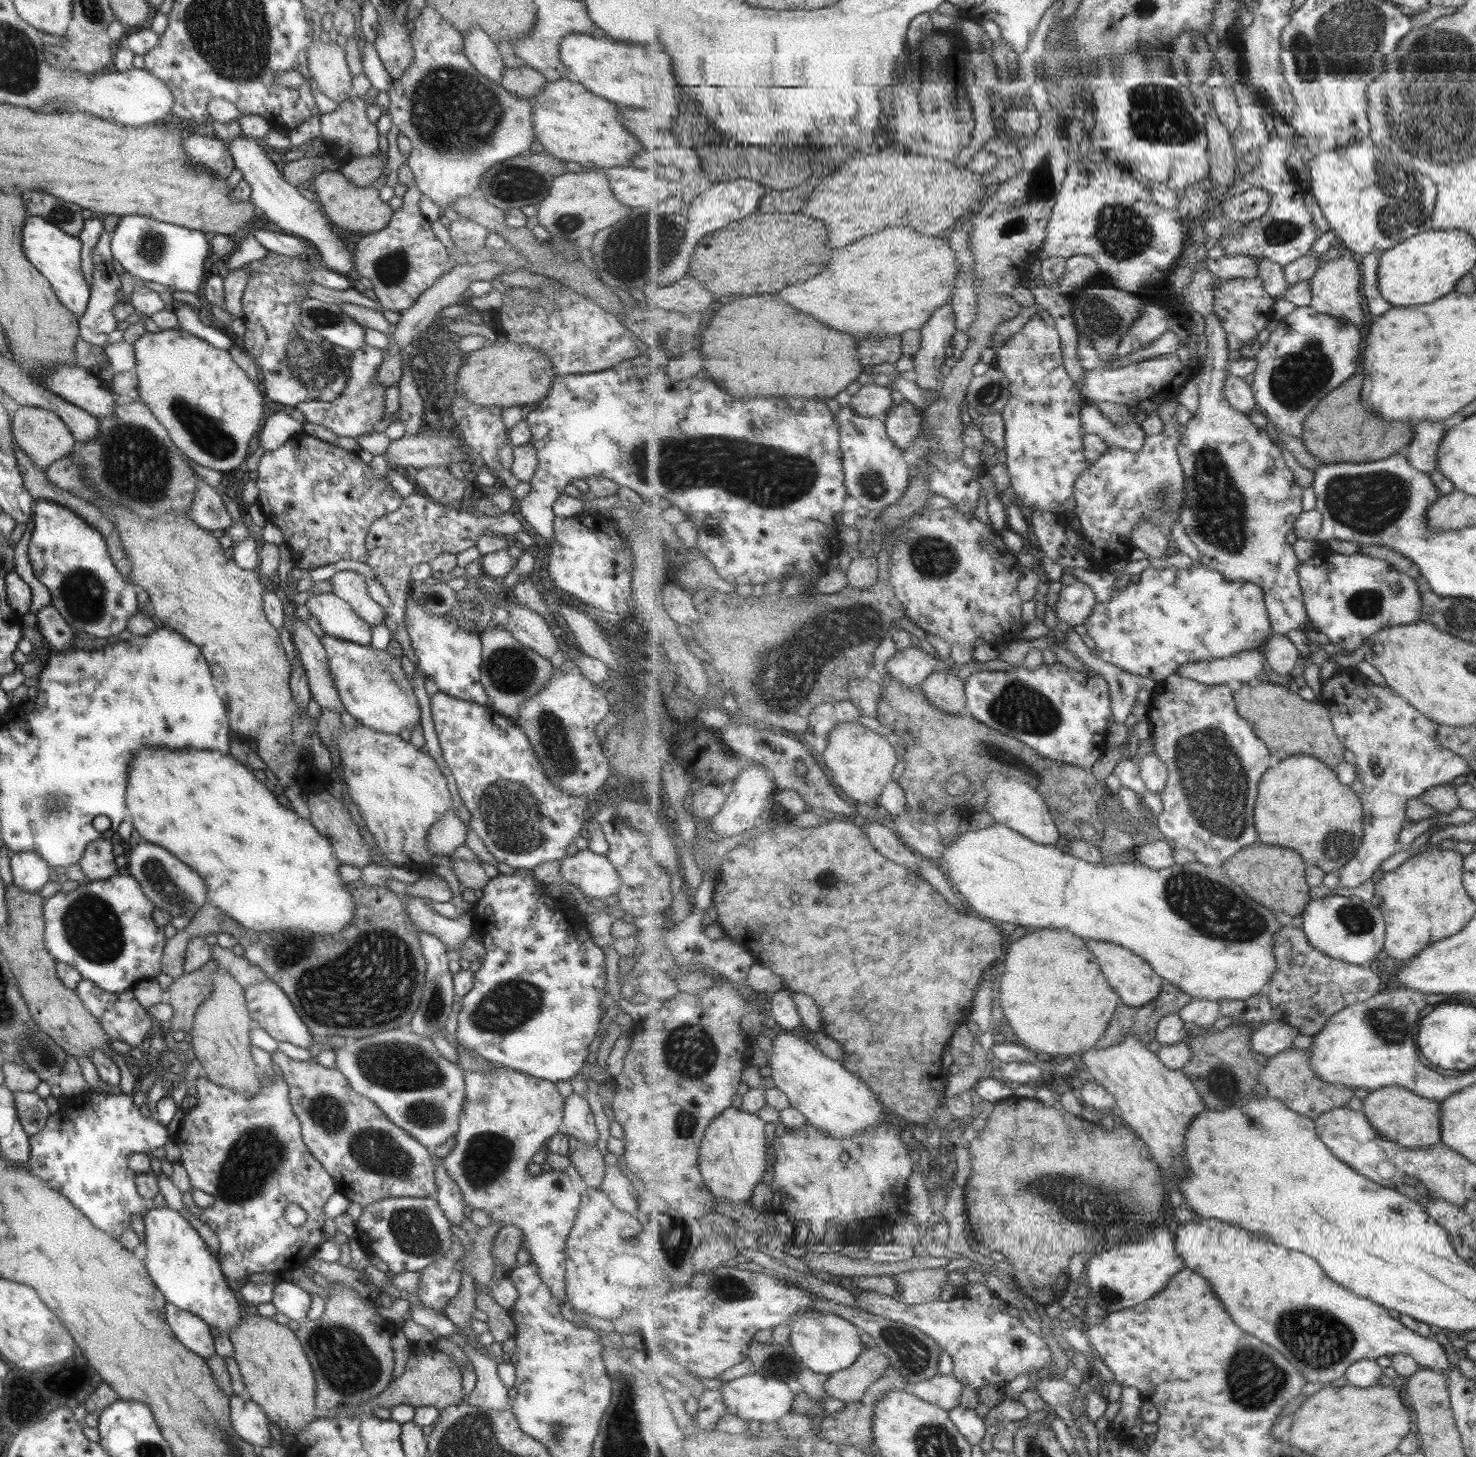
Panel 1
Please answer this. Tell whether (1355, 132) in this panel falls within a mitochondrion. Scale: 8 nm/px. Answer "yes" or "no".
no

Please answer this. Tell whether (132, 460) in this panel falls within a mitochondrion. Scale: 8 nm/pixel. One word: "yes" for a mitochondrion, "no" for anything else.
yes

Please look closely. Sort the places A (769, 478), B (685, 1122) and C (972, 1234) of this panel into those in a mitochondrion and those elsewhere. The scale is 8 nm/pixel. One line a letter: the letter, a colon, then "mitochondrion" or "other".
A: mitochondrion
B: mitochondrion
C: other

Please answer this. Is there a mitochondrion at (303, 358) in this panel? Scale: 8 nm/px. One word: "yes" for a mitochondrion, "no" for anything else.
yes

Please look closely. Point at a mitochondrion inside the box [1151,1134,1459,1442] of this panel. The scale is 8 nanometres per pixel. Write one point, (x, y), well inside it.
(1320, 1341)

